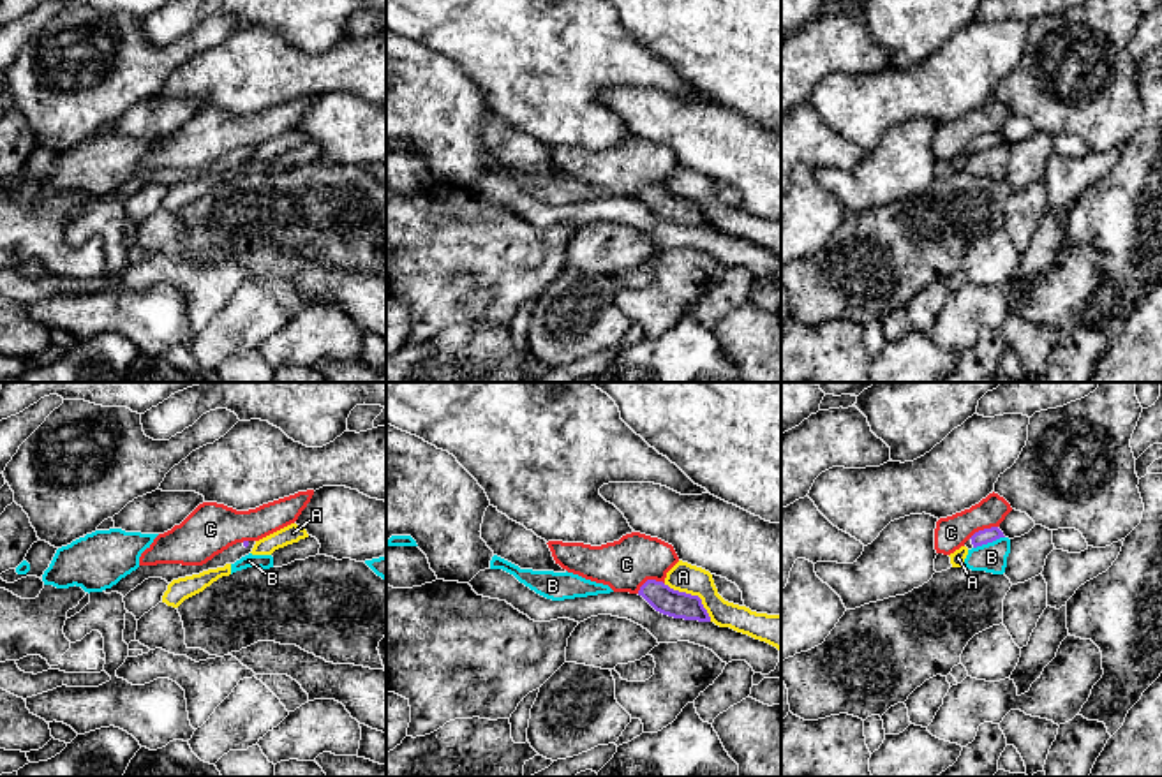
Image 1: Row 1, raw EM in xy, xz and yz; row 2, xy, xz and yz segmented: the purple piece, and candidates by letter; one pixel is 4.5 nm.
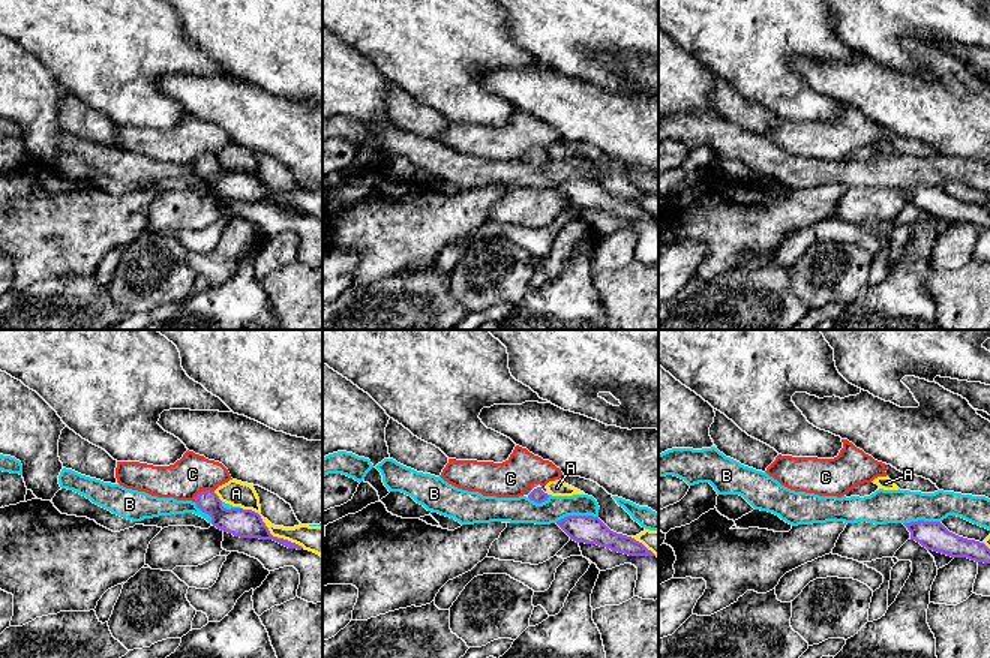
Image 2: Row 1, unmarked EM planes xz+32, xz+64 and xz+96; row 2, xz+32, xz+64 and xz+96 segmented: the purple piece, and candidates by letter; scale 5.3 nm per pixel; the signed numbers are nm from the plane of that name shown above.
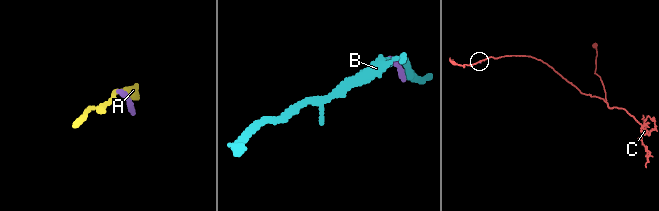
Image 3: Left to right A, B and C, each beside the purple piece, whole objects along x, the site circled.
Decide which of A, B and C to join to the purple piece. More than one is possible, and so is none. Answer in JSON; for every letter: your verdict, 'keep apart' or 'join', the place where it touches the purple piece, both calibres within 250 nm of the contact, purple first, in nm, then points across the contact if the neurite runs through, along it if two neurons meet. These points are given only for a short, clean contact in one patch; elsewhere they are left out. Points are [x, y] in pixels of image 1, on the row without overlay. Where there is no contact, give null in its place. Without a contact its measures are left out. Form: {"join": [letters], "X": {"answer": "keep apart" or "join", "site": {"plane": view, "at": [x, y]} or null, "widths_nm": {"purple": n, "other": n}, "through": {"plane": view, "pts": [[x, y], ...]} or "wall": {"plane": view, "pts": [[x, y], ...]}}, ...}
{"join": [], "A": {"answer": "keep apart", "site": {"plane": "xz", "at": [693, 201]}, "widths_nm": {"purple": 130, "other": 140}}, "B": {"answer": "keep apart", "site": {"plane": "yz", "at": [988, 147]}, "widths_nm": {"purple": 70, "other": 140}, "wall": {"plane": "yz", "pts": [[1004, 141], [974, 154]]}}, "C": {"answer": "keep apart", "site": {"plane": "xz", "at": [649, 185]}, "widths_nm": {"purple": 130, "other": 240}, "wall": {"plane": "xz", "pts": [[663, 187], [648, 185], [637, 198]]}}}

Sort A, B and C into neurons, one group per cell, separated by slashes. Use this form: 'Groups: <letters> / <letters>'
Groups: A / B / C

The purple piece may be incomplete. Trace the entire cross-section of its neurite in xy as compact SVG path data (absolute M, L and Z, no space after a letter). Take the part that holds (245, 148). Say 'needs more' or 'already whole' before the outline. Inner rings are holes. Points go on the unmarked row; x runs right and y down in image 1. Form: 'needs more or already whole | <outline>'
needs more | M243 146L229 152L222 159L215 160L212 166L208 166L203 171L182 171L182 169L157 169L157 171L139 171L136 176L122 183L116 190L111 194L106 194L106 199L118 197L123 203L134 196L138 190L141 190L148 183L162 183L168 189L178 183L199 180L208 174L224 173L226 169L235 169L242 162L249 160L254 153L256 146Z

